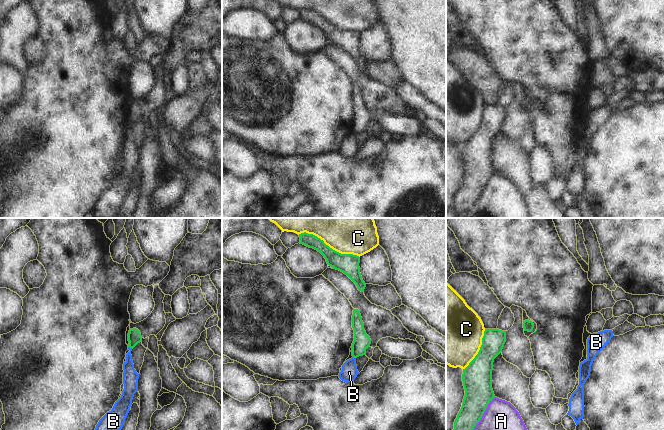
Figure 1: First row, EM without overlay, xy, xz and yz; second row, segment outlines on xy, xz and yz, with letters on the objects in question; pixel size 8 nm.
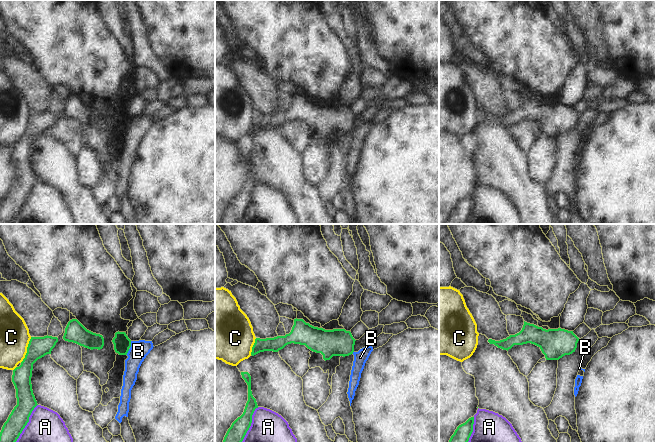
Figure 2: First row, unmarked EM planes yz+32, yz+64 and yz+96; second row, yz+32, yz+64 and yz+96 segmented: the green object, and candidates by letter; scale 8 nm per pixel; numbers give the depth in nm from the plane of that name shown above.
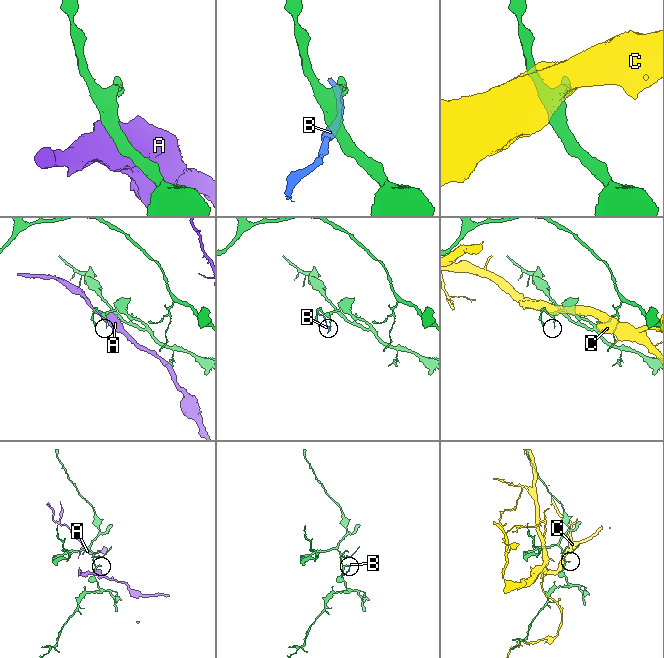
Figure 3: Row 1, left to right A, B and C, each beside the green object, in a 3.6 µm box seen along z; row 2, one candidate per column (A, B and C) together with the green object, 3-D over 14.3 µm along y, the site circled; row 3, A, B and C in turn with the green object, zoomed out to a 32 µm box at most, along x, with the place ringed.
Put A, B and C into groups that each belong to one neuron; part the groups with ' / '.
A / B / C

